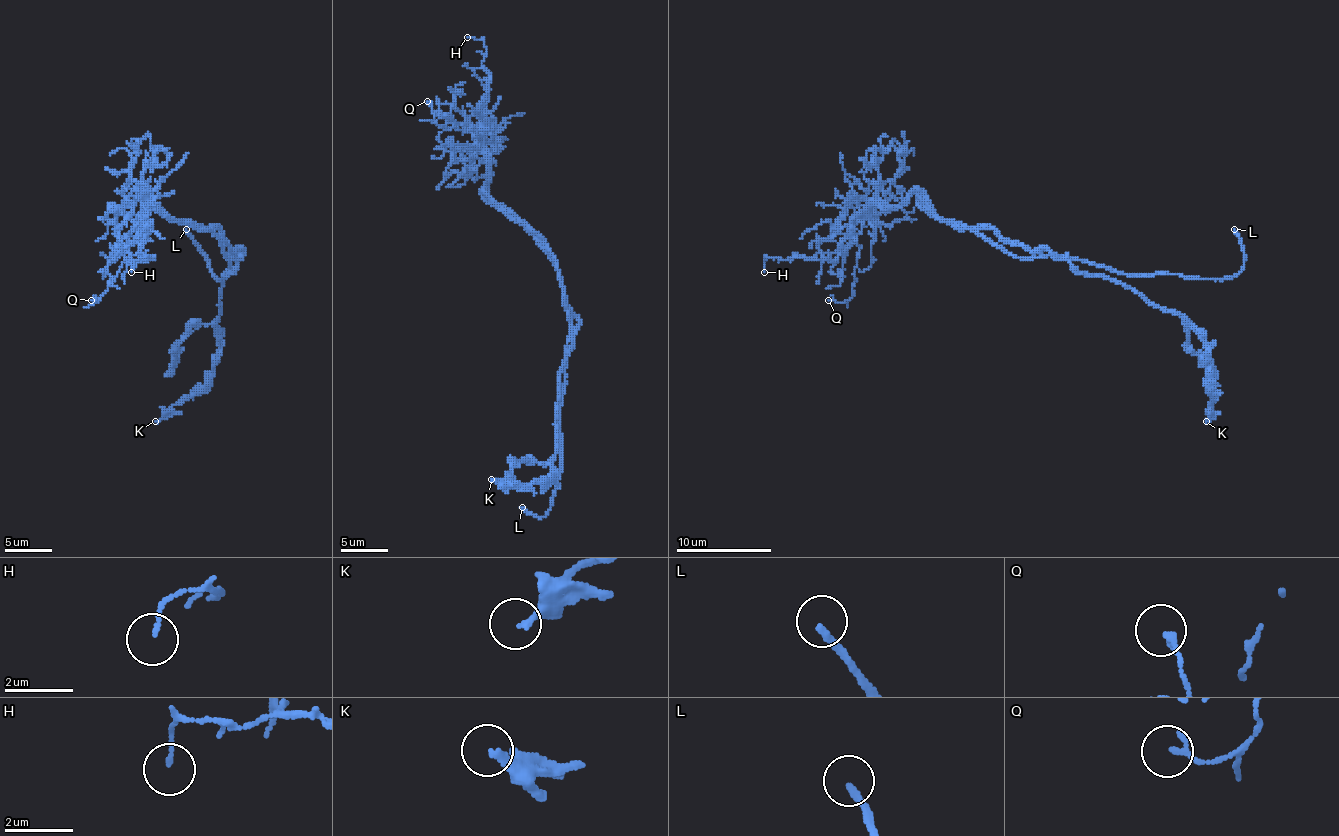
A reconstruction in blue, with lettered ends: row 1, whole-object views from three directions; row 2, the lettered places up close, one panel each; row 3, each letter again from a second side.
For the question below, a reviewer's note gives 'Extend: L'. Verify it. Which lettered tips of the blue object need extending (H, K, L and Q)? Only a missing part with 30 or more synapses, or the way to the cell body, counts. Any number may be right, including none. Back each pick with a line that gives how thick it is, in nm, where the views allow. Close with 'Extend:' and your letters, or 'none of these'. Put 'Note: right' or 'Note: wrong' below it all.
L: calibre 200 nm
Extend: L
Note: right

